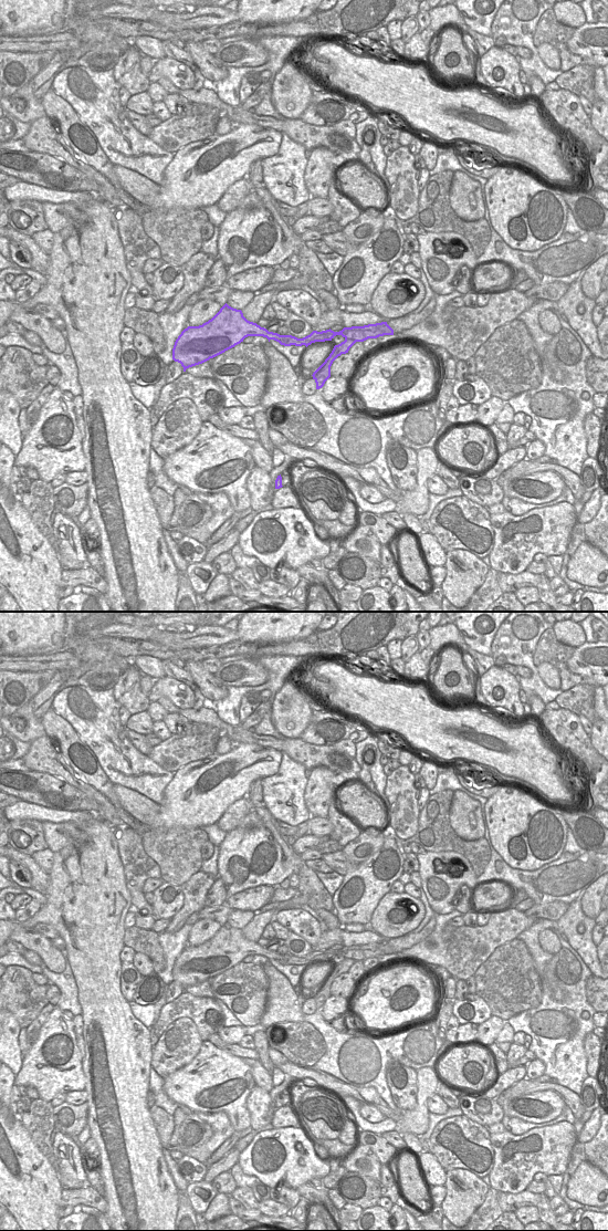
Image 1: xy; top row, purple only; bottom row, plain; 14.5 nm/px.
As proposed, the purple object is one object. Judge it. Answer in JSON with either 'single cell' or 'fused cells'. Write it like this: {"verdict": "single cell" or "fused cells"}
{"verdict": "single cell"}

